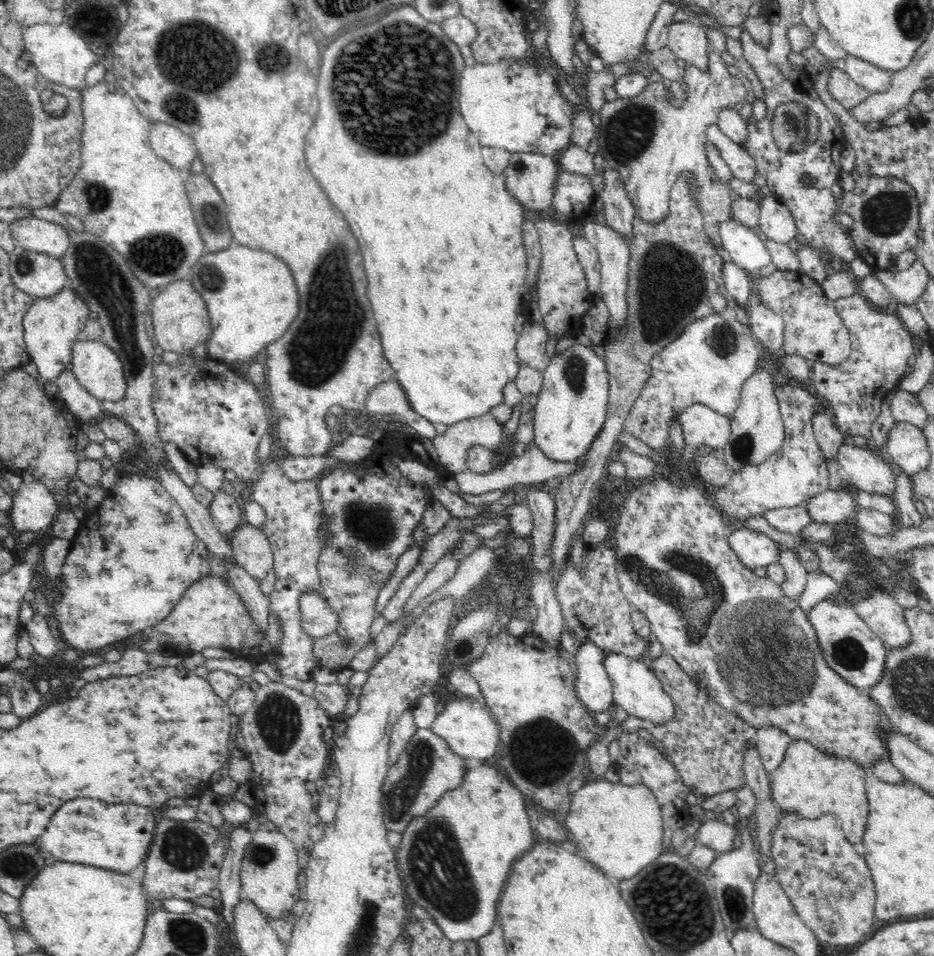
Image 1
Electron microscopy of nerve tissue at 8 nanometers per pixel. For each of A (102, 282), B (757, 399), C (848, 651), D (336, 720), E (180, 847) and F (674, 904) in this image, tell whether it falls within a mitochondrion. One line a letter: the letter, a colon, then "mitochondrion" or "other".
A: mitochondrion
B: other
C: mitochondrion
D: other
E: mitochondrion
F: mitochondrion

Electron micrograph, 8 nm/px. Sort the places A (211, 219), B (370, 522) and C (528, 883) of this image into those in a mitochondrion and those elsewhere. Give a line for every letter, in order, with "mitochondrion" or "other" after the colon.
A: mitochondrion
B: mitochondrion
C: other

